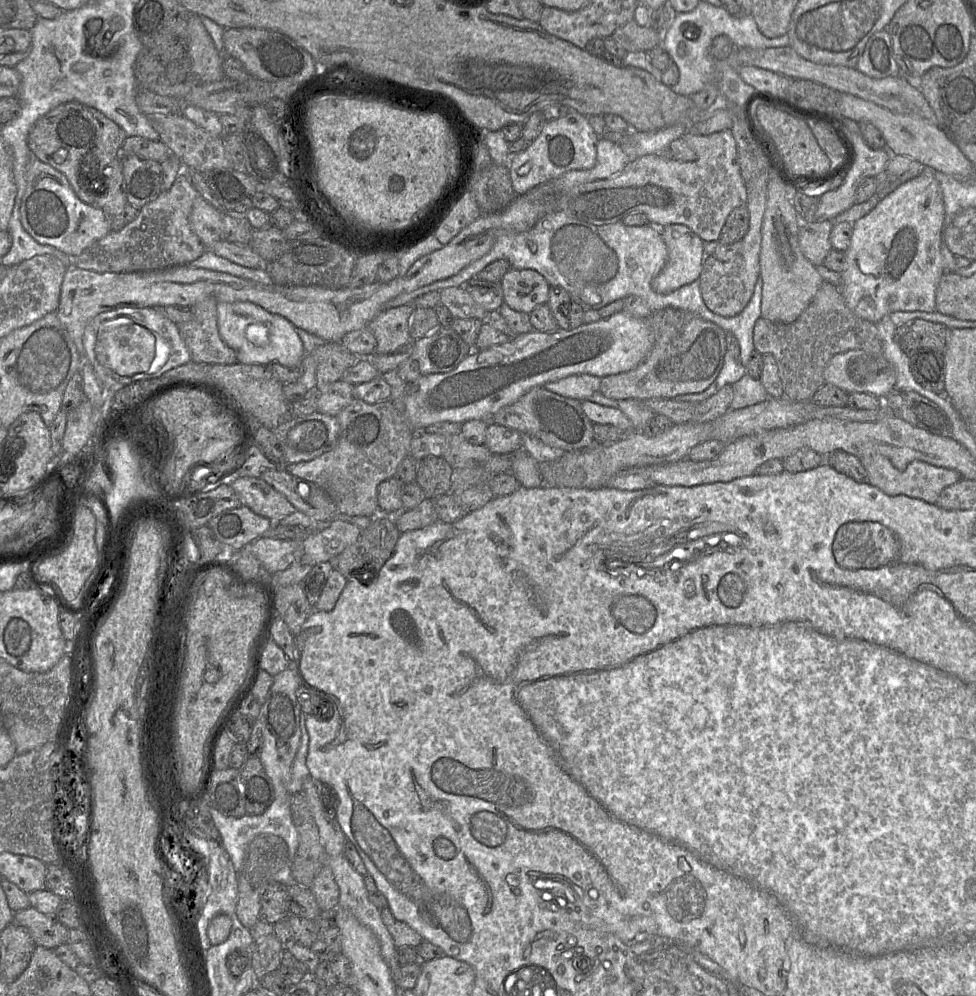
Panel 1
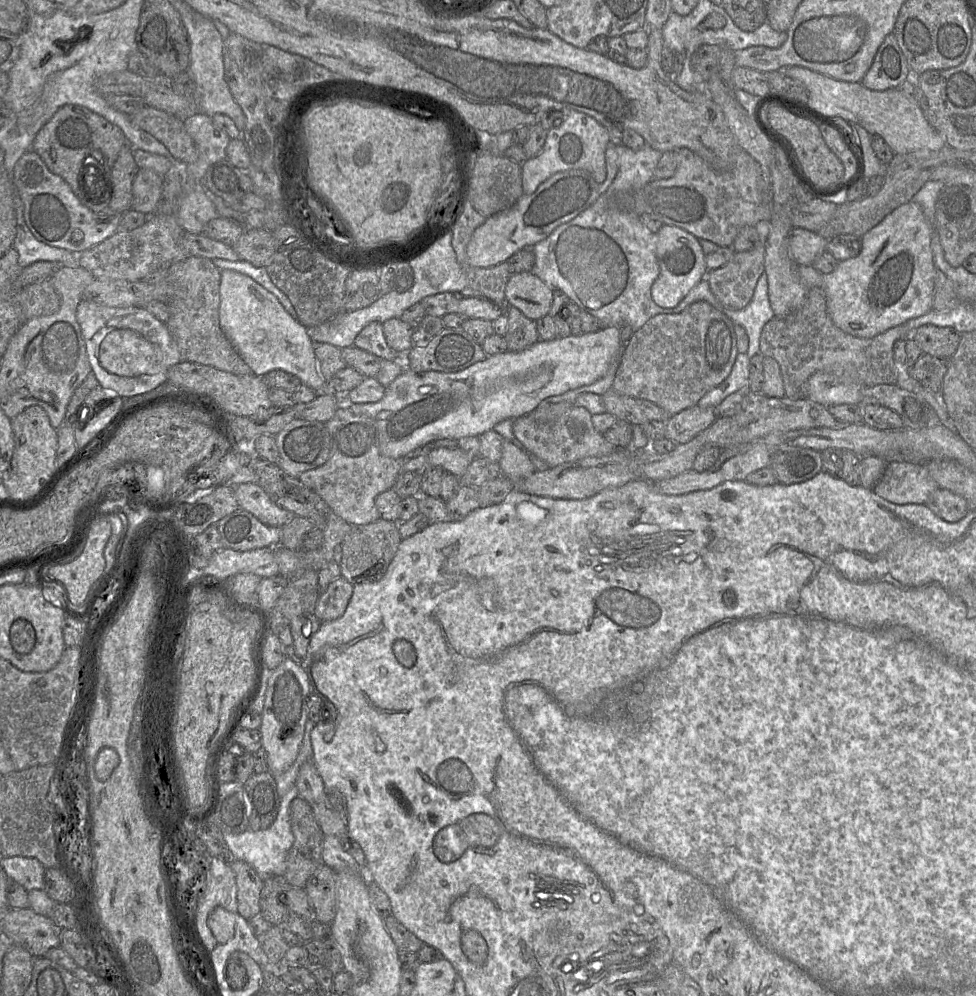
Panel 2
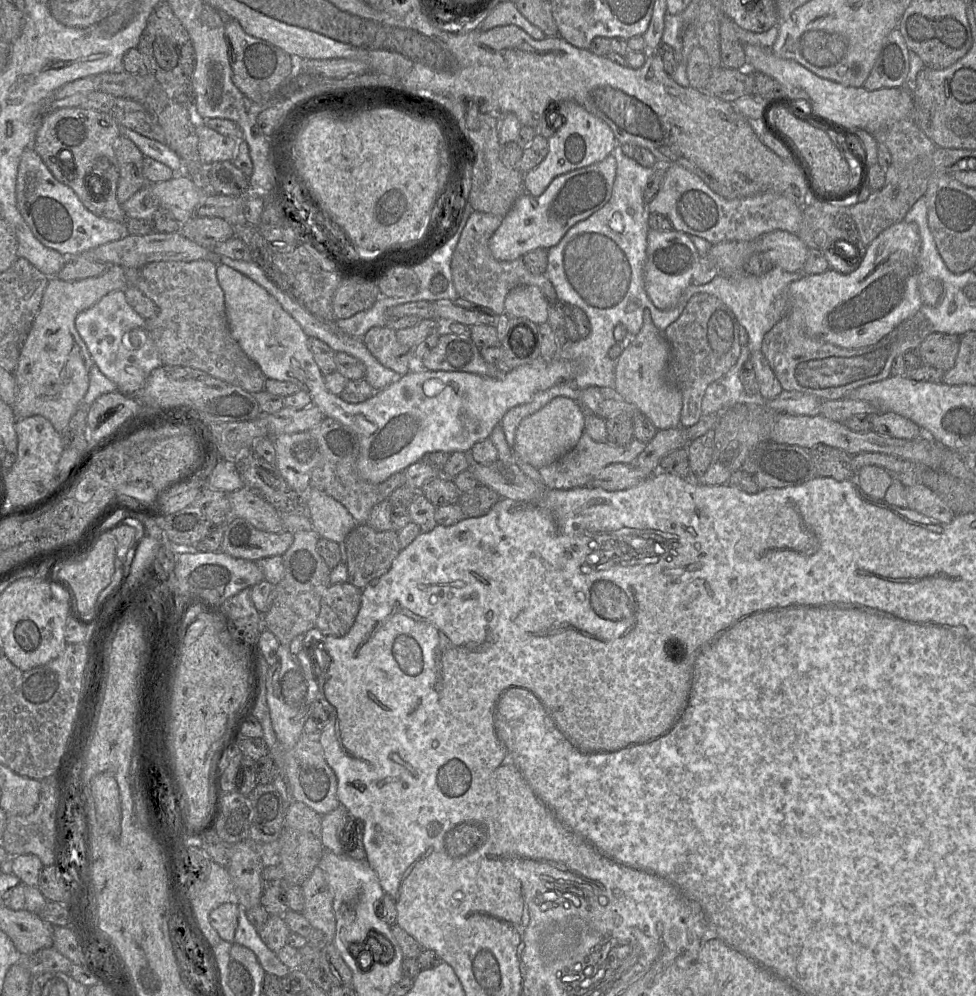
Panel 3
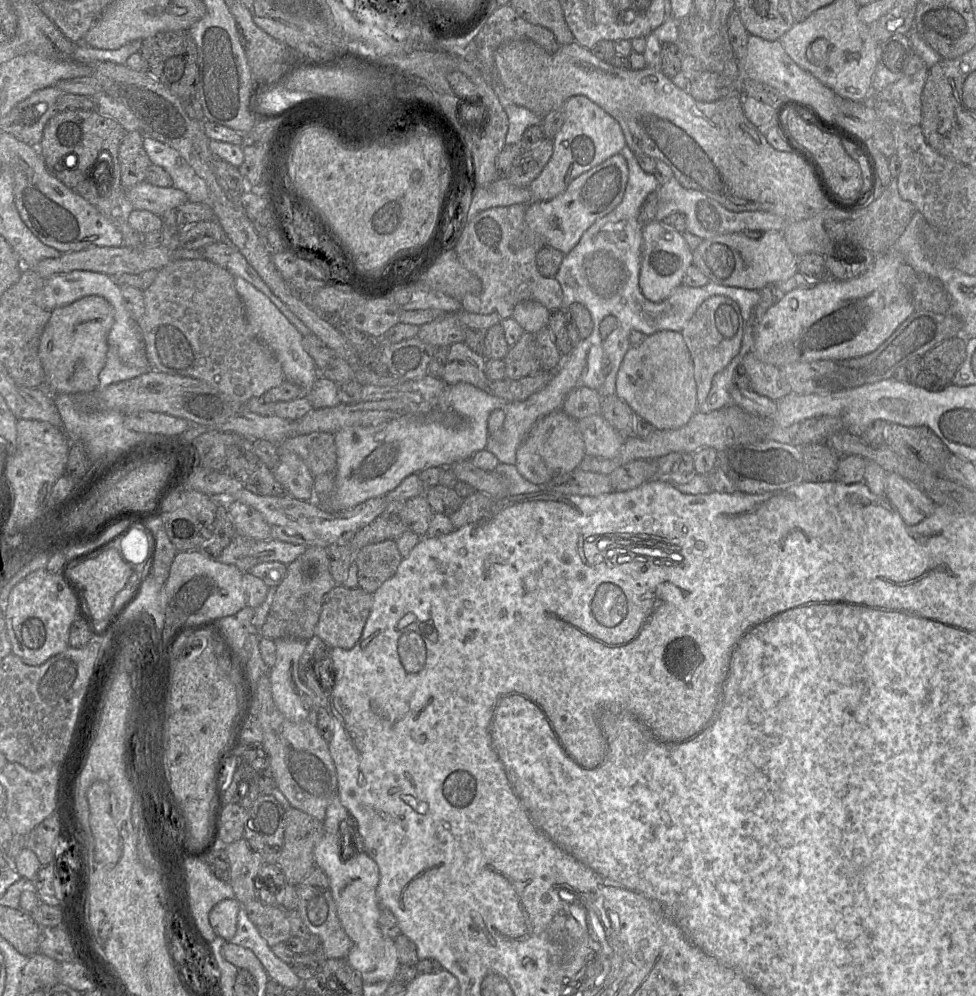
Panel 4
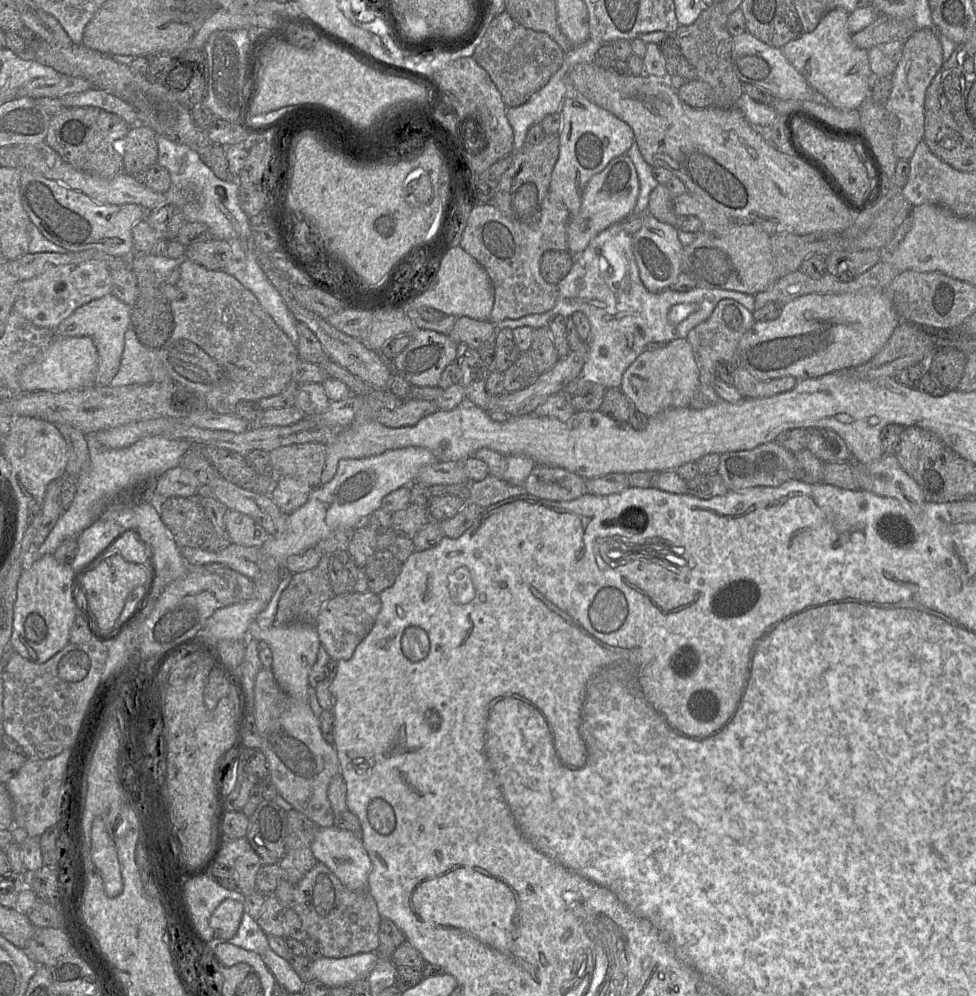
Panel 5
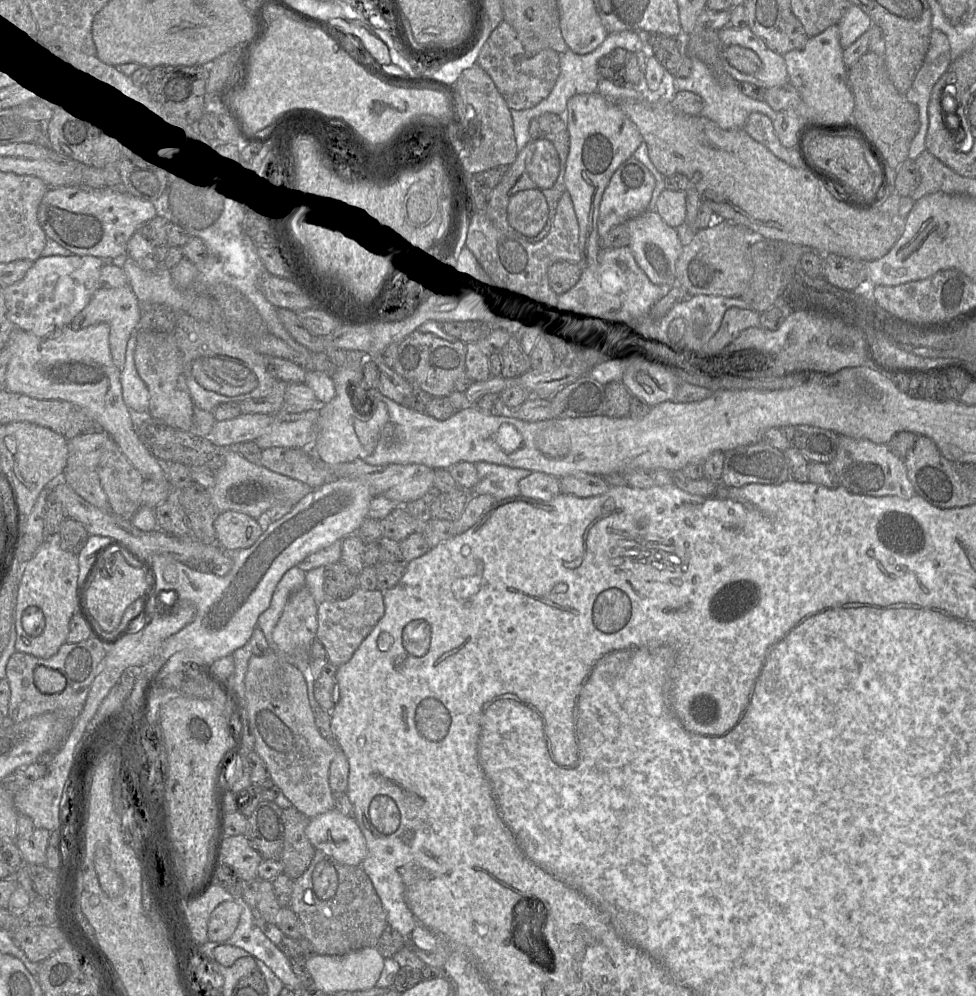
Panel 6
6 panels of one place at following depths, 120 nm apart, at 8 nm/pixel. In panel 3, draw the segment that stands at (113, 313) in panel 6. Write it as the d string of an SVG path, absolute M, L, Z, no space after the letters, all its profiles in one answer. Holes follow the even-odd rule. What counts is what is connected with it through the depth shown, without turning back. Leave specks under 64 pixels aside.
M110 265L101 275L81 280L64 281L50 277L14 372L17 397L11 407L17 419L41 415L52 423L57 432L65 431L88 390L89 372L94 364L76 329L76 317L109 292L124 290L125 286L127 279L124 268L119 265Z

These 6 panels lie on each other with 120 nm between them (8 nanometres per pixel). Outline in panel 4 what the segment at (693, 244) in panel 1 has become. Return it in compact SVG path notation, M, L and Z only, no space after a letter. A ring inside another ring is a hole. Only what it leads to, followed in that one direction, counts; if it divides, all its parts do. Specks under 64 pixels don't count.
M655 219L643 225L639 287L645 298L659 303L682 285L686 271L692 265L692 253L682 233Z

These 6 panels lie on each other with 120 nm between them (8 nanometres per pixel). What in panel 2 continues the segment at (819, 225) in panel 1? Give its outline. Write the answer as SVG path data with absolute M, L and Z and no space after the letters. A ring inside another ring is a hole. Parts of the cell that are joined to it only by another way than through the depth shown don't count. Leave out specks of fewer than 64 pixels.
M803 228L790 231L788 249L792 260L798 265L812 265L815 259L826 250L827 240L817 232Z

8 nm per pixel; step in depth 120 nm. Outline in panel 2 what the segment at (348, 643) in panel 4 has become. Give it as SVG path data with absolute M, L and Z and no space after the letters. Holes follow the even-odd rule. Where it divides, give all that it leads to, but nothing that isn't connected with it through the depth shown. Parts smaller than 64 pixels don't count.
M343 577L337 578L324 592L321 592L314 615L321 622L330 622L340 618L344 614L352 594L353 585Z

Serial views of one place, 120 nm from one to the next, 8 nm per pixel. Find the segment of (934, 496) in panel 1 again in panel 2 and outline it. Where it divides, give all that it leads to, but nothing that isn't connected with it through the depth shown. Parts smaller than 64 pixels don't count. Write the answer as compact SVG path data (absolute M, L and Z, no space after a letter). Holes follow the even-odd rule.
M887 461L886 469L873 491L879 497L894 504L925 504L931 494L938 488L923 463Z

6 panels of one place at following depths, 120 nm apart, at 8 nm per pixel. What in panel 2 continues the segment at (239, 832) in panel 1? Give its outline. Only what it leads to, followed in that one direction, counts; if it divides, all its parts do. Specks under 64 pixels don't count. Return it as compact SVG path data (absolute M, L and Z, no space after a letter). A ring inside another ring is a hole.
M294 785L280 800L277 817L273 824L265 830L253 831L248 829L242 833L223 832L228 846L230 859L237 859L248 863L260 876L271 877L285 875L287 857L294 843L294 835L290 825L290 806L298 796L298 789Z

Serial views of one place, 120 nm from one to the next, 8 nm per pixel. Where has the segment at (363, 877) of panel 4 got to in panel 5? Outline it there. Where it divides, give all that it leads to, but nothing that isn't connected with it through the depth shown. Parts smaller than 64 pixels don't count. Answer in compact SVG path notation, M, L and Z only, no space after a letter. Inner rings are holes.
M336 826L319 828L311 849L317 861L326 865L348 889L368 890L368 877L372 869L372 862L359 836Z

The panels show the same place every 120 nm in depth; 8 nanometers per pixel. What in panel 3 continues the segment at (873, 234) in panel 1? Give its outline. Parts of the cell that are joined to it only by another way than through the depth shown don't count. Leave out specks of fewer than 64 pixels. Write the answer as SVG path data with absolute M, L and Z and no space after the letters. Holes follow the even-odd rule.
M905 220L882 231L866 248L859 266L849 274L833 269L824 273L802 274L787 288L790 311L798 311L805 333L815 339L836 346L856 349L873 345L901 322L920 311L922 304L918 289L918 255L921 239L915 223Z

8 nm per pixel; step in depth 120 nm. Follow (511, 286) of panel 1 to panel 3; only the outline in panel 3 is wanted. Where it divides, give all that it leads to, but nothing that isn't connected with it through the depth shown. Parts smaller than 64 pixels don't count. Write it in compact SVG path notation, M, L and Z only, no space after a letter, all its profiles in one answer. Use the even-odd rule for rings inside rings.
M519 285L505 298L505 313L509 317L526 318L537 325L548 321L550 302L534 285Z

